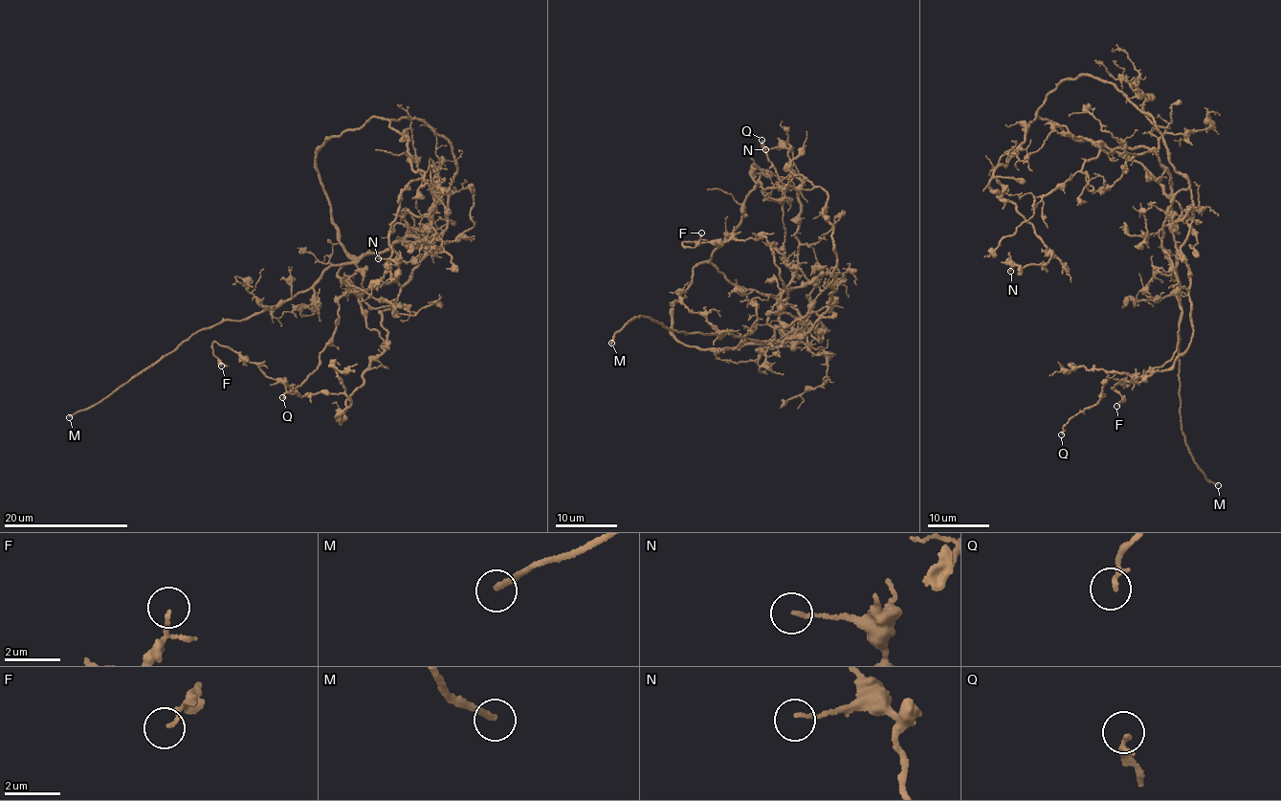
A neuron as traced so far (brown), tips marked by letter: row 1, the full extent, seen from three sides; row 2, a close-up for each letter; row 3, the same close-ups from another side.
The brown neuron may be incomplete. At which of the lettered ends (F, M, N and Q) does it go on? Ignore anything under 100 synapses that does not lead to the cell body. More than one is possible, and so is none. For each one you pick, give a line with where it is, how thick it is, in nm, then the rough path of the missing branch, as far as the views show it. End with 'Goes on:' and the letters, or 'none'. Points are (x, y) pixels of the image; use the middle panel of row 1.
M: Place: (611, 343). Thickness 240 nm. Course of what is missing: (611, 343), (630, 372), (765, 361), (836, 367), (872, 377), (902, 413), (914, 496), (905, 498)
Goes on: M

